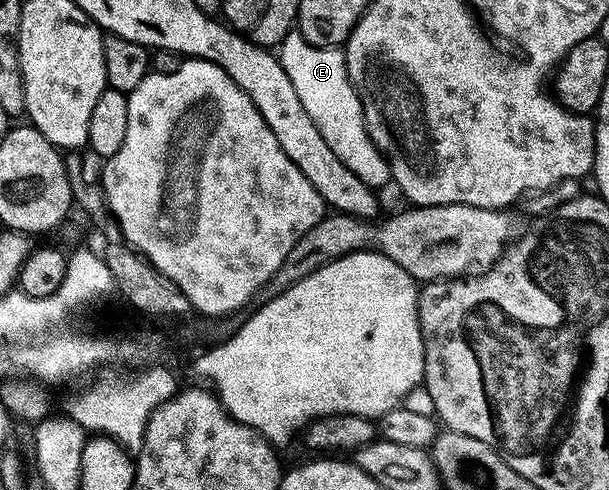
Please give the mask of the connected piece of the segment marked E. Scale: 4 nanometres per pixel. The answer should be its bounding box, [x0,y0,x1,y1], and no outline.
[278,29,392,189]

